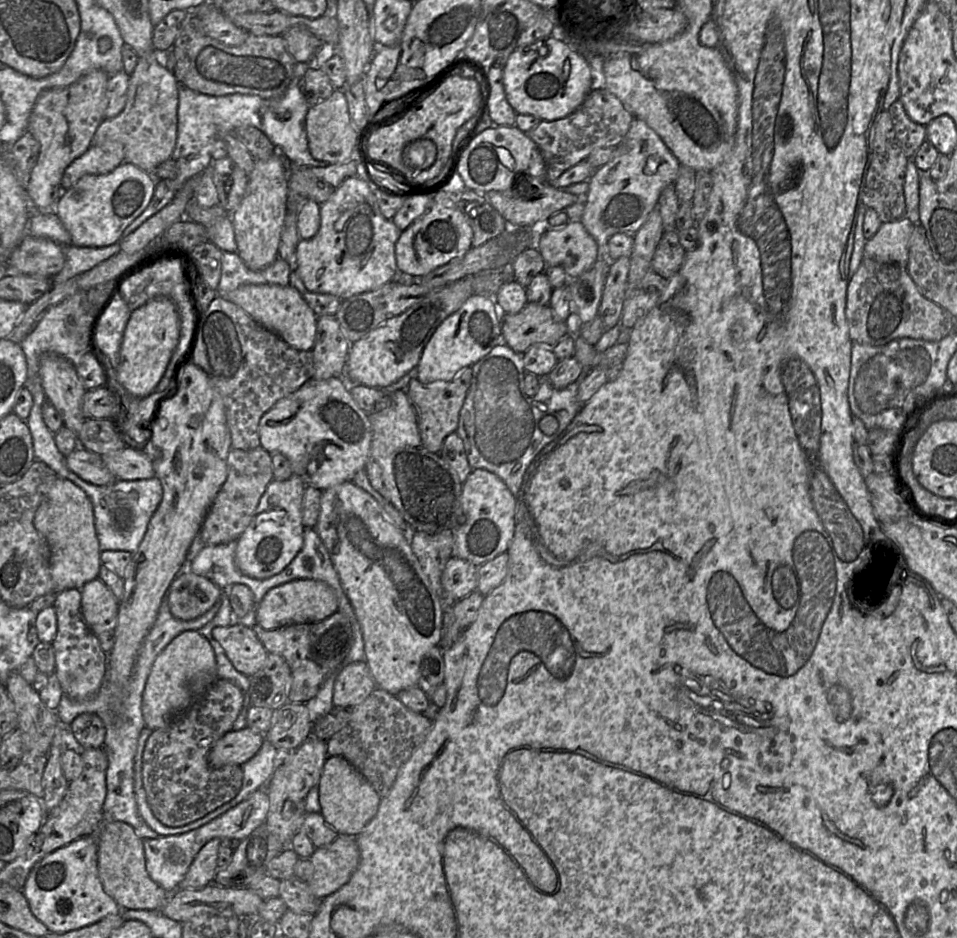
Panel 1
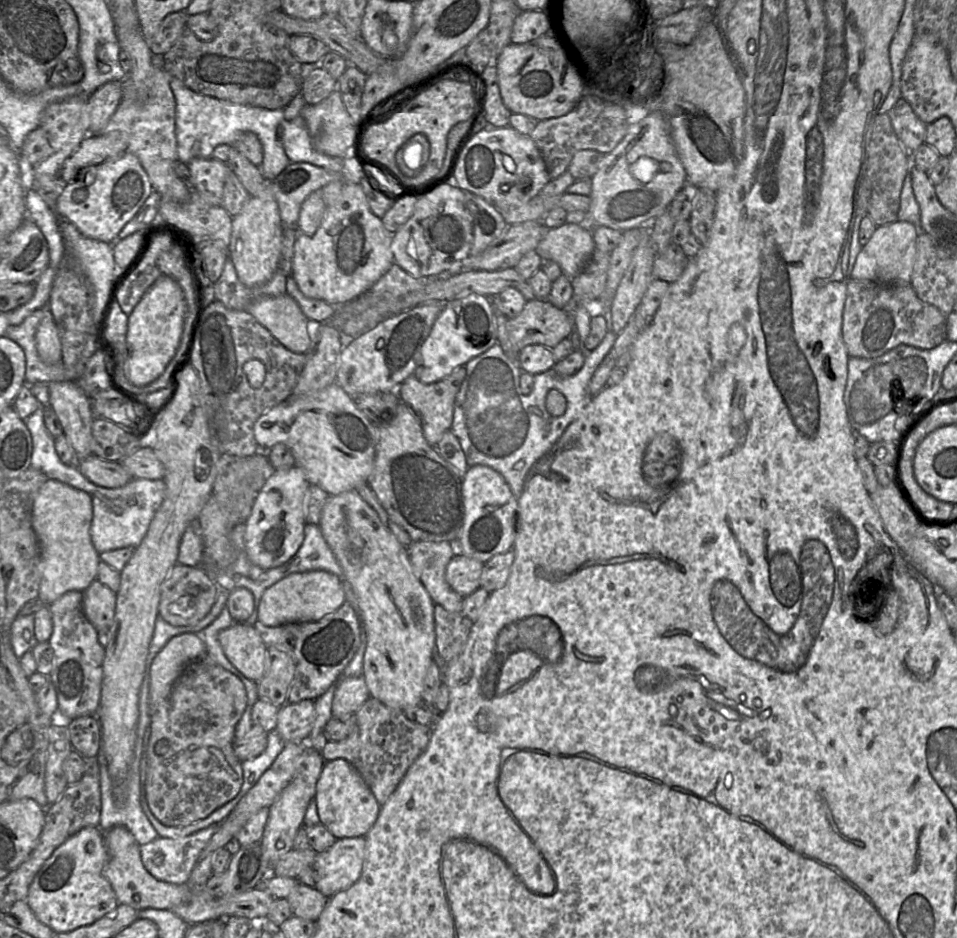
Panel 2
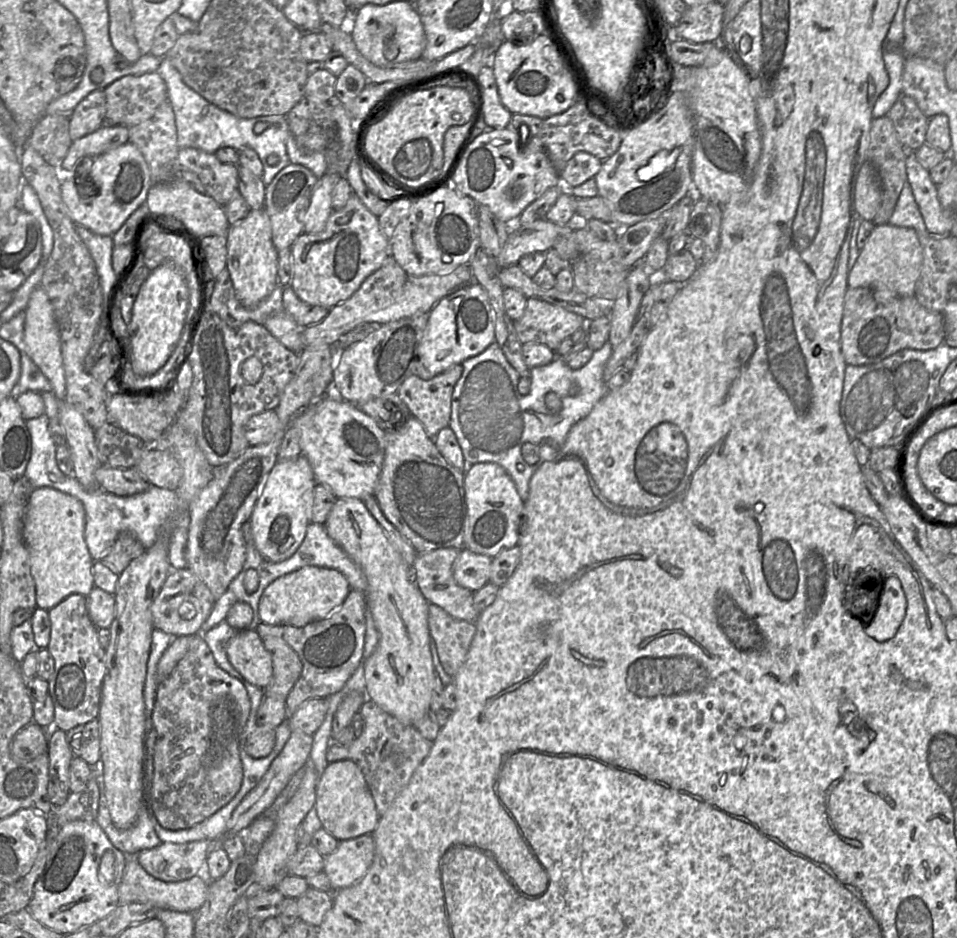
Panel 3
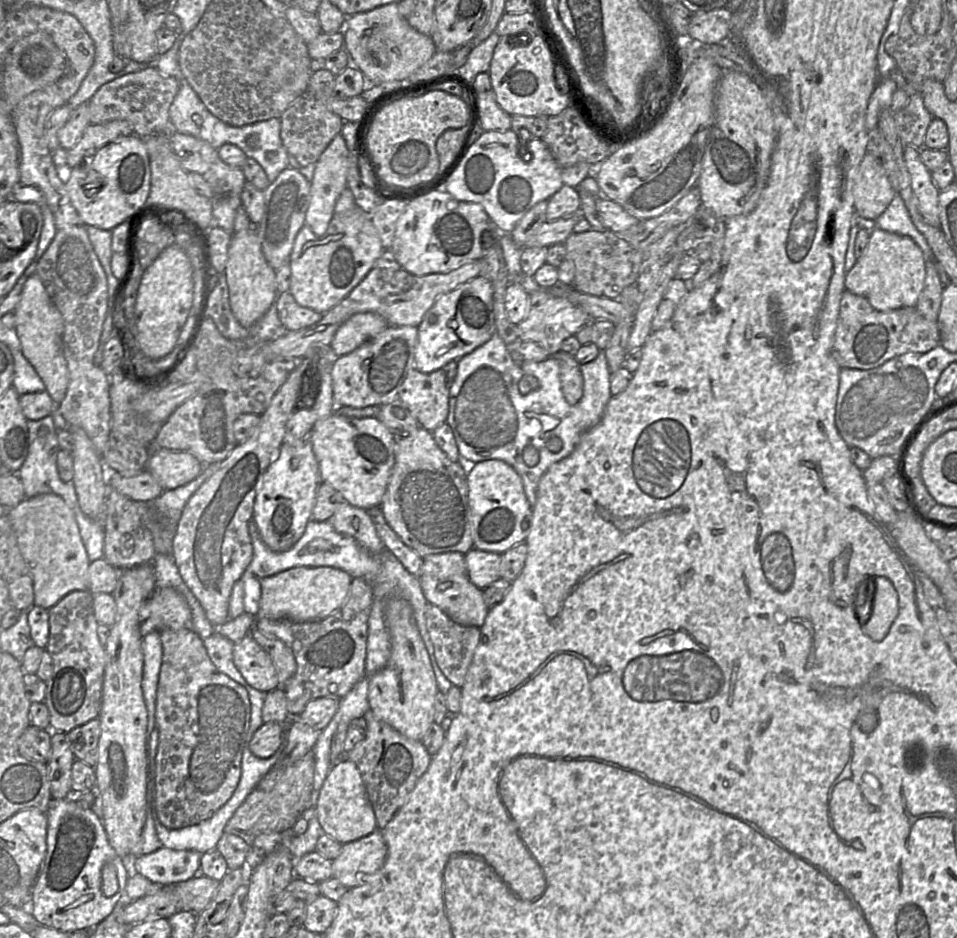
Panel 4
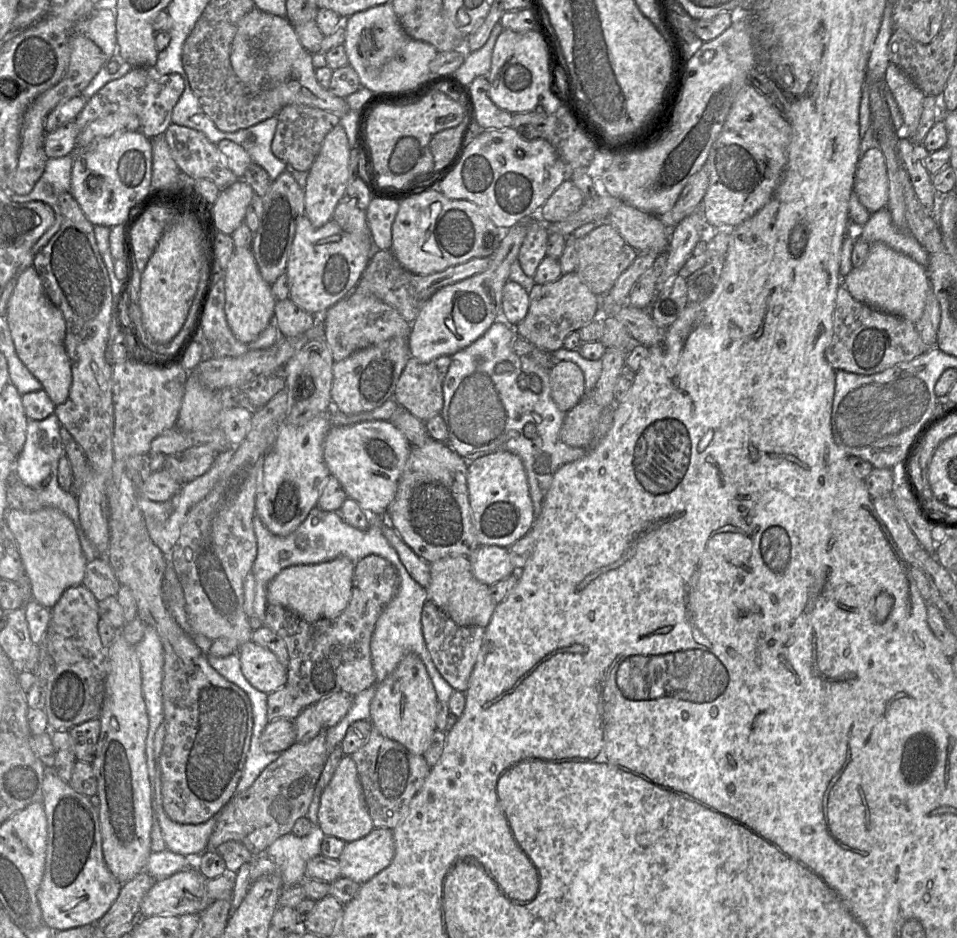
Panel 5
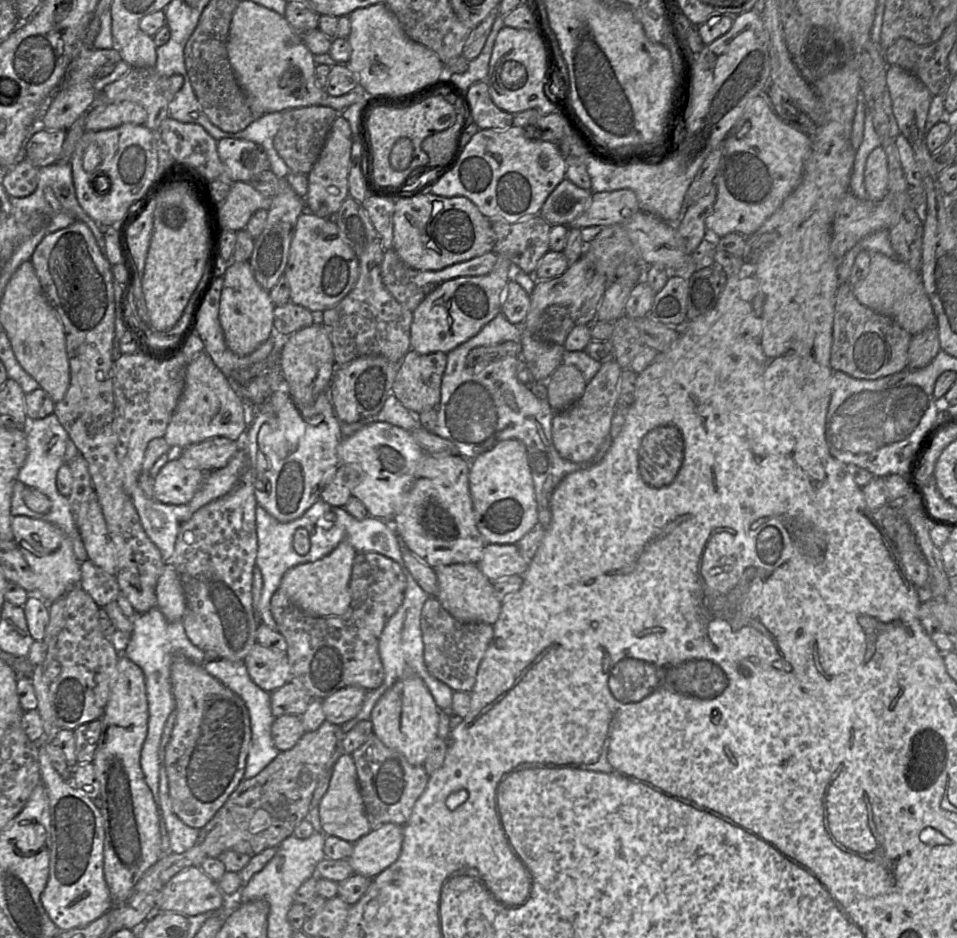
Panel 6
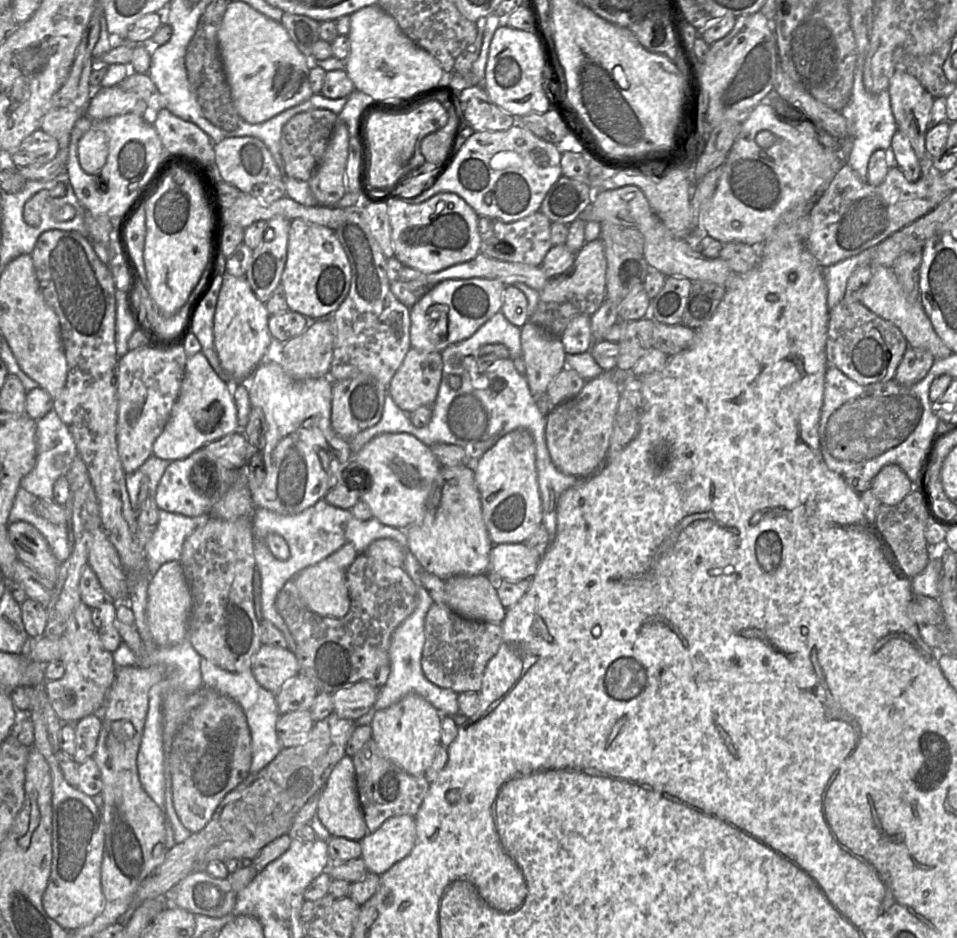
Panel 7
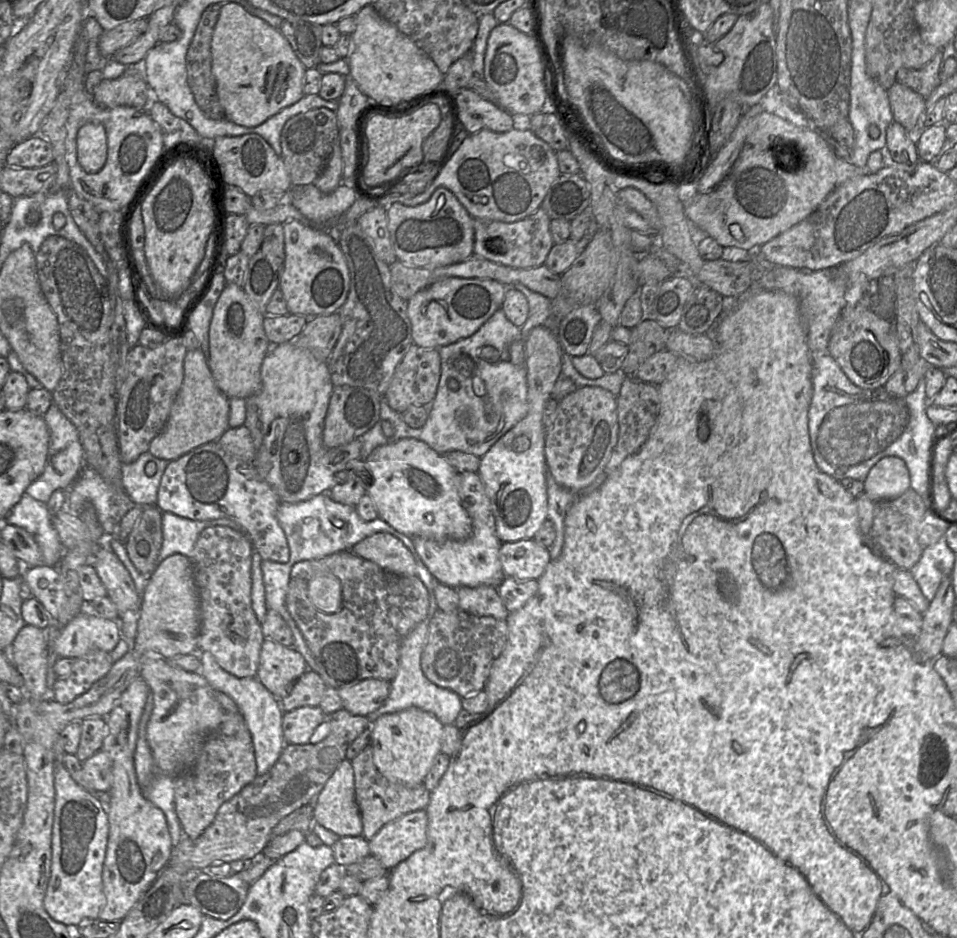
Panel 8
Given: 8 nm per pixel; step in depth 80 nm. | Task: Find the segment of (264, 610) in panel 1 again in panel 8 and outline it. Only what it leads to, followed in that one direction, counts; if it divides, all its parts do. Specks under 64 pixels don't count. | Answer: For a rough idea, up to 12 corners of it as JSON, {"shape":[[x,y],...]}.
{"shape":[[334,575],[315,577],[308,597],[316,609],[337,612],[341,583]]}

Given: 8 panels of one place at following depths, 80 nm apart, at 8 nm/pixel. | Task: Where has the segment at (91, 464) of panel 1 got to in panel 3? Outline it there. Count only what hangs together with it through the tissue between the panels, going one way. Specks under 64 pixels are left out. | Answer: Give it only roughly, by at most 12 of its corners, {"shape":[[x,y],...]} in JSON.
{"shape":[[100,465],[95,478],[118,496],[139,494],[151,485],[135,467]]}

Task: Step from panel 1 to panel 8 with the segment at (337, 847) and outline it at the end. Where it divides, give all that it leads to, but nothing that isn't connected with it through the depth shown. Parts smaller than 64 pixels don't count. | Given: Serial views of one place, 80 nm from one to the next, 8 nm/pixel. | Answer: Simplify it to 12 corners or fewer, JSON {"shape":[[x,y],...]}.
{"shape":[[425,809],[385,824],[370,855],[391,870],[427,842]]}

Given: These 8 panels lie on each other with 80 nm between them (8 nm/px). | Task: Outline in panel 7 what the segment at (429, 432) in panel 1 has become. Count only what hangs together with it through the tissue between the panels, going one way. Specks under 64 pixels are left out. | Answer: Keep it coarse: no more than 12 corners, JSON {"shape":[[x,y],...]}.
{"shape":[[411,347],[387,392],[405,413],[432,407],[440,352]]}

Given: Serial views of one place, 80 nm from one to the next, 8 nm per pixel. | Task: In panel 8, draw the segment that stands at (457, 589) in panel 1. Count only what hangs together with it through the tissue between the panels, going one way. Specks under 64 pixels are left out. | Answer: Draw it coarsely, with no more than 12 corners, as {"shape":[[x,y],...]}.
{"shape":[[534,539],[502,542],[505,576],[539,579],[550,561]]}

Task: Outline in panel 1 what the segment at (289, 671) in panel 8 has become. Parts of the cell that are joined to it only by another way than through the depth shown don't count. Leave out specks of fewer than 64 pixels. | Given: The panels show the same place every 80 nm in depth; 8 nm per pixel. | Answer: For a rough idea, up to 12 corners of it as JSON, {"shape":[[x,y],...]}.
{"shape":[[252,627],[214,628],[234,668],[250,677],[268,652]]}

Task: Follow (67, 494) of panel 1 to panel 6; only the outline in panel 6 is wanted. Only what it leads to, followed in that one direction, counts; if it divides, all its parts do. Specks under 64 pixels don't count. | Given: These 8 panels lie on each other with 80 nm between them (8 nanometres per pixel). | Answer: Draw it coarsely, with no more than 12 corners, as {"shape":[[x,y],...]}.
{"shape":[[12,517],[18,550],[49,604],[80,583],[82,563],[59,527]]}

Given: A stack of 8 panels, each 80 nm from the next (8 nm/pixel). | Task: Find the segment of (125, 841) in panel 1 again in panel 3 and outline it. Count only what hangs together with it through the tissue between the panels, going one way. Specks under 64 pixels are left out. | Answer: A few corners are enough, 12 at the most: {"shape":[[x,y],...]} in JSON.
{"shape":[[126,856],[119,904],[194,913],[209,879],[158,880]]}

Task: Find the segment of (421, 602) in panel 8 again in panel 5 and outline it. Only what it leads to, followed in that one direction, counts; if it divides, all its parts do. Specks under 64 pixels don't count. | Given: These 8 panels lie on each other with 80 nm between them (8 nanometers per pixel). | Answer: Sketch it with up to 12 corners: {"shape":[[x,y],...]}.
{"shape":[[355,563],[351,599],[309,622],[268,604],[303,708],[376,683],[370,651],[397,594],[395,566]]}

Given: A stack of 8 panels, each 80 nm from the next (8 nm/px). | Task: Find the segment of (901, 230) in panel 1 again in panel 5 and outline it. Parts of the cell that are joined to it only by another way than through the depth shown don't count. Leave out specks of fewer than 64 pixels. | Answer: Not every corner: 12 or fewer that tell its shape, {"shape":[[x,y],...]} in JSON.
{"shape":[[882,242],[842,285],[912,323],[930,290],[926,267]]}

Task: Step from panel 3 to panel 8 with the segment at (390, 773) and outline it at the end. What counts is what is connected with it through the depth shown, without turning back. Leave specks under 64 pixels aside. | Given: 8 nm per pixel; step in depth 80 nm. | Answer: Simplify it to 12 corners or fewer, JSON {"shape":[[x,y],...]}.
{"shape":[[372,745],[351,761],[368,841],[387,823],[425,809],[430,791],[377,769]]}

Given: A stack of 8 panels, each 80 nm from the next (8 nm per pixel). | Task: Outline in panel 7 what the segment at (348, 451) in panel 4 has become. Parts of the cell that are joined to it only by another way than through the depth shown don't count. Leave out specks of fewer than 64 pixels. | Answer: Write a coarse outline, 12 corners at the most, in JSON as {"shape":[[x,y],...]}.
{"shape":[[384,433],[352,459],[360,499],[403,530],[423,520],[442,467],[409,433]]}

